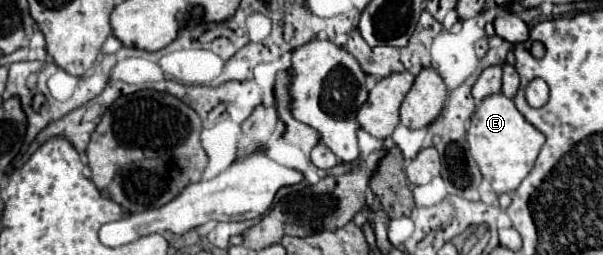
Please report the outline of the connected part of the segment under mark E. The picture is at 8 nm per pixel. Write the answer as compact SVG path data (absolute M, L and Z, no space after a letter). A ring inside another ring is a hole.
M497 93L481 101L479 109L471 119L467 141L469 141L473 159L477 161L483 173L483 179L491 183L497 195L503 195L503 193L515 191L517 185L529 175L545 143L545 137L531 123L525 121L525 117L517 111L511 99L507 99L503 93Z

